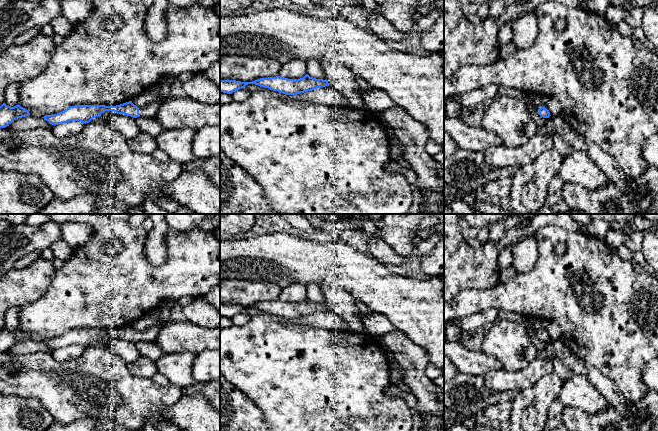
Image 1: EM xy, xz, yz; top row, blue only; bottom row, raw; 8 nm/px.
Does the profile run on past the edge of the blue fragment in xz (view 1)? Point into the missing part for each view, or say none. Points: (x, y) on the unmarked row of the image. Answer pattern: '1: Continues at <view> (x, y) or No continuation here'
1: No continuation here

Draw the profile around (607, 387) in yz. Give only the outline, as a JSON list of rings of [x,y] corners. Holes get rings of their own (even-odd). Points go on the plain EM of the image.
[[[561,338],[550,340],[546,348],[538,350],[537,356],[542,359],[560,359],[570,367],[573,375],[582,375],[605,397],[608,404],[613,406],[618,412],[626,413],[632,402],[628,401],[621,390],[609,377],[603,375],[595,367],[582,362],[568,347]]]

